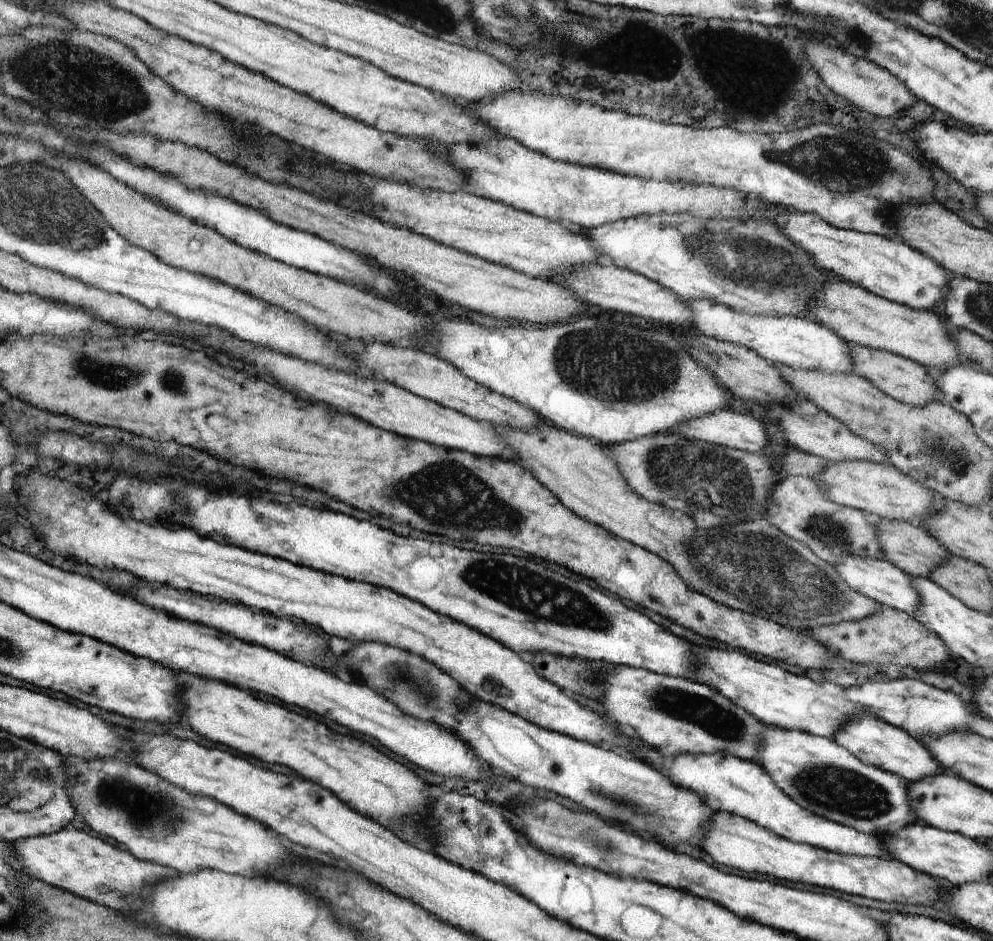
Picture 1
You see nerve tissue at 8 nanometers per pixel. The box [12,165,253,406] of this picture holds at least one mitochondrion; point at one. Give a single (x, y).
(98, 374)

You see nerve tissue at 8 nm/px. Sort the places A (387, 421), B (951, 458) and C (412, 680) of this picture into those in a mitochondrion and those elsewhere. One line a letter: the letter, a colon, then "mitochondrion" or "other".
A: other
B: mitochondrion
C: mitochondrion

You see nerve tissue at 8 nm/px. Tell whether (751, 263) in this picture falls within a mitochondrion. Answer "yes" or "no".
yes

